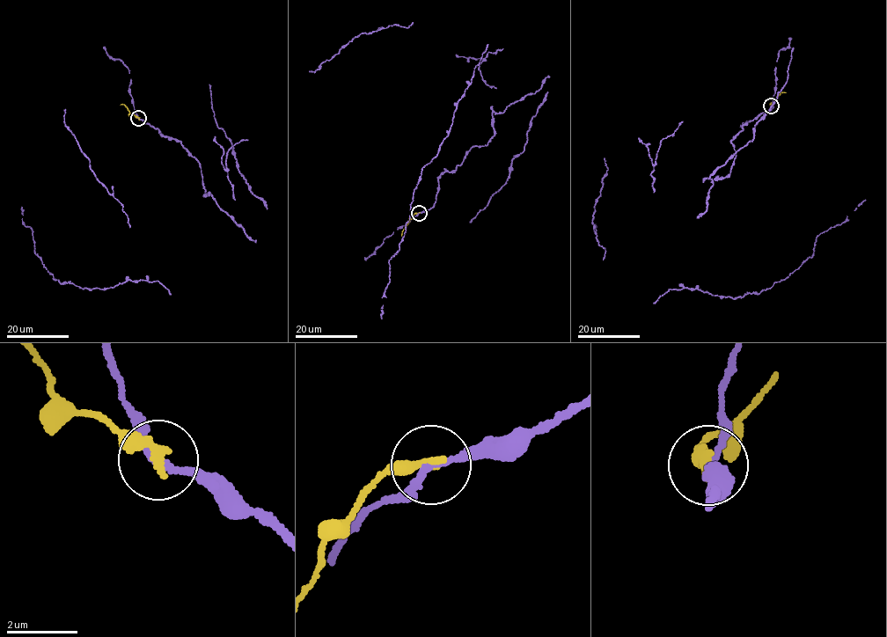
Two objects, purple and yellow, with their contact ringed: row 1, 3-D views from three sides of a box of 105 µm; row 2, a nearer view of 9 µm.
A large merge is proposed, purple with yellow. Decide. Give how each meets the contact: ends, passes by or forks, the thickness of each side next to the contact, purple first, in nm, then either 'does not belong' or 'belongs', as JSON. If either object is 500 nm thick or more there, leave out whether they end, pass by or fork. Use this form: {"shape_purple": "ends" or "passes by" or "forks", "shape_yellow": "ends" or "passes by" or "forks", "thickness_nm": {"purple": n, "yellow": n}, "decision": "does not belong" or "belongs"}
{"shape_purple": "passes by", "shape_yellow": "ends", "thickness_nm": {"purple": 180, "yellow": 340}, "decision": "does not belong"}

